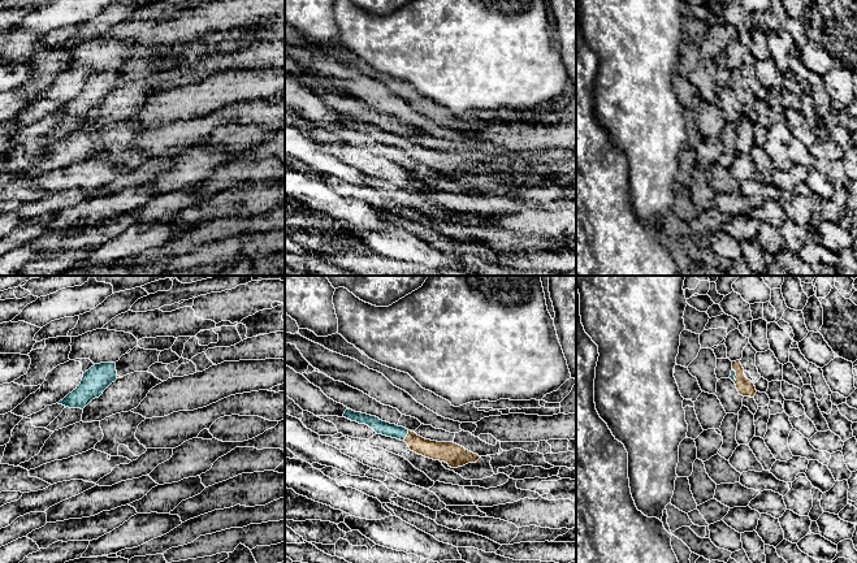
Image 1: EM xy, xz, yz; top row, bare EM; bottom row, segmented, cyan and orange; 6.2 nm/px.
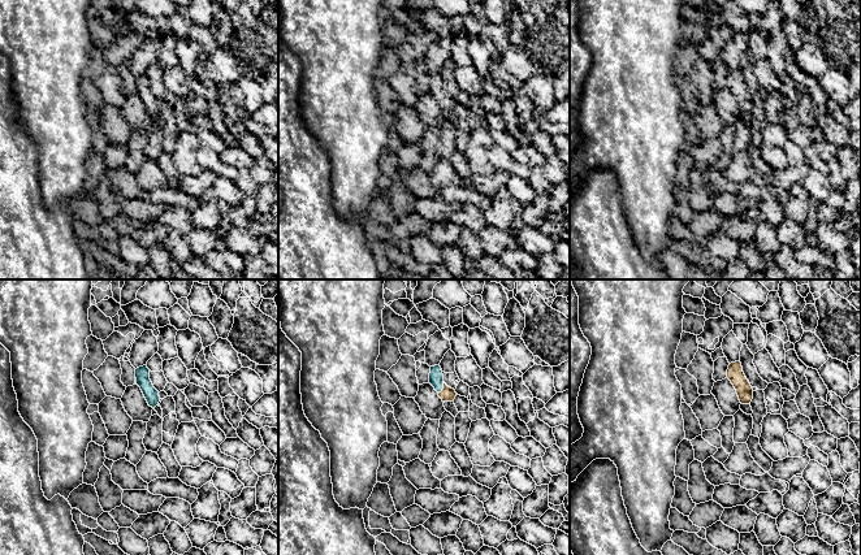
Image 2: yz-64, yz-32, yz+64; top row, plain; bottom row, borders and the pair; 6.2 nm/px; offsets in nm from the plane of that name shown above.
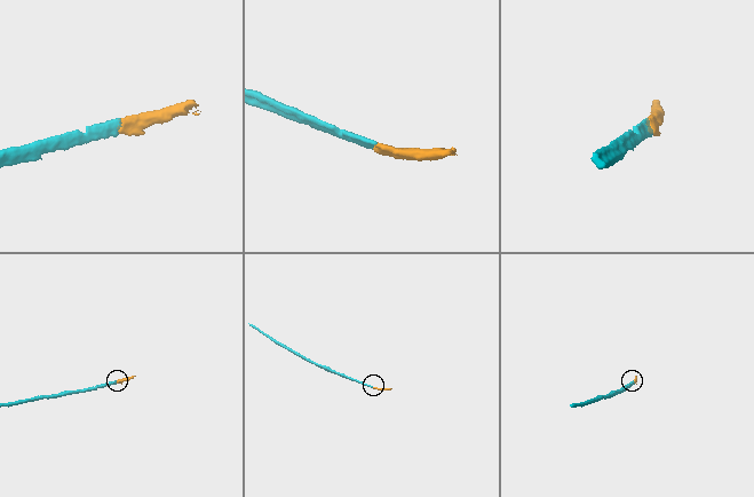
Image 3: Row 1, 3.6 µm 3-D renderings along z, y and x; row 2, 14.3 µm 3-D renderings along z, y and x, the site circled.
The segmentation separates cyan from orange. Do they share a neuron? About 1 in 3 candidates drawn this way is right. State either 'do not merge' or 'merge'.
merge

